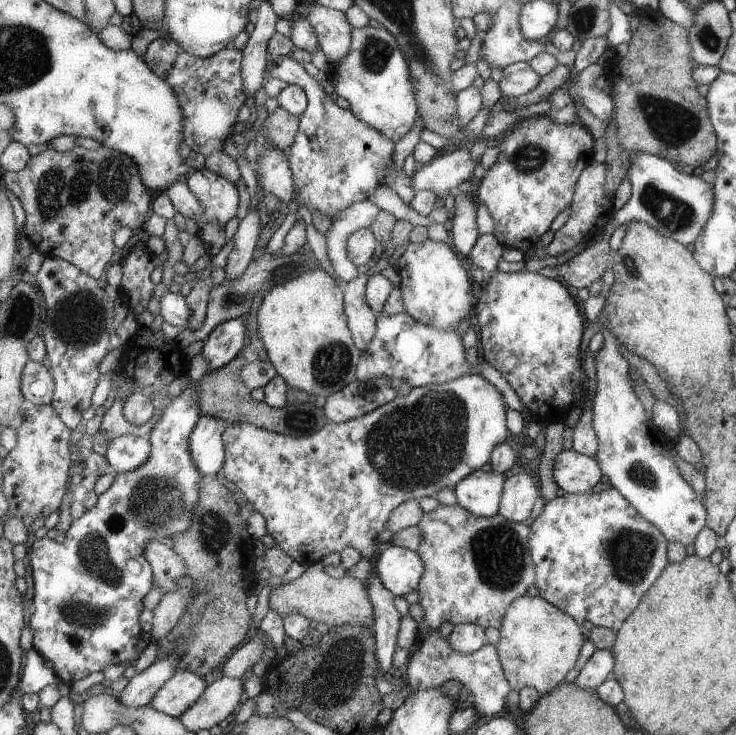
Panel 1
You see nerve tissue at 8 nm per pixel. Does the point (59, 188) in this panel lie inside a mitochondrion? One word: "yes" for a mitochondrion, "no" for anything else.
yes

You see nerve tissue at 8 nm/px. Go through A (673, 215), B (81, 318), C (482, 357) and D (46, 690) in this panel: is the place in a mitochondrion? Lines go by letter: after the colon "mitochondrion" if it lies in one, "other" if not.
A: mitochondrion
B: mitochondrion
C: other
D: other

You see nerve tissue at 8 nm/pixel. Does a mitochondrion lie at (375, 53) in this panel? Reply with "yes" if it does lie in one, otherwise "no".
yes

